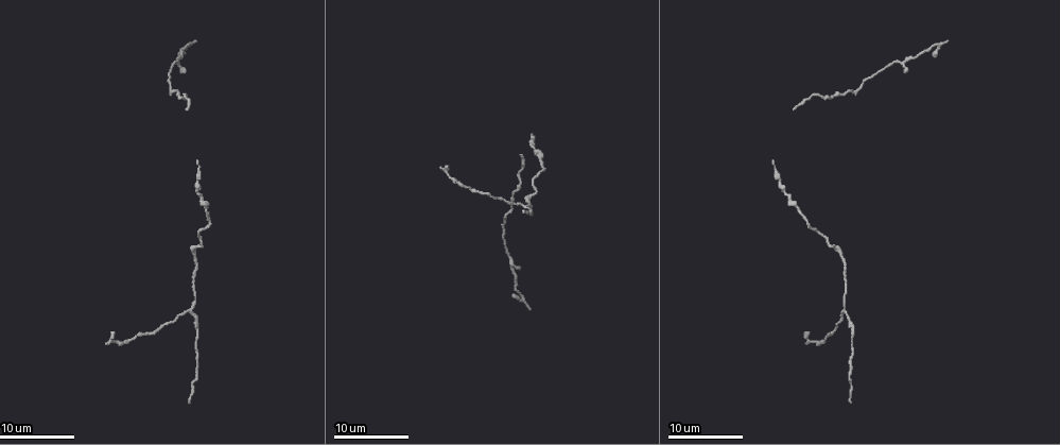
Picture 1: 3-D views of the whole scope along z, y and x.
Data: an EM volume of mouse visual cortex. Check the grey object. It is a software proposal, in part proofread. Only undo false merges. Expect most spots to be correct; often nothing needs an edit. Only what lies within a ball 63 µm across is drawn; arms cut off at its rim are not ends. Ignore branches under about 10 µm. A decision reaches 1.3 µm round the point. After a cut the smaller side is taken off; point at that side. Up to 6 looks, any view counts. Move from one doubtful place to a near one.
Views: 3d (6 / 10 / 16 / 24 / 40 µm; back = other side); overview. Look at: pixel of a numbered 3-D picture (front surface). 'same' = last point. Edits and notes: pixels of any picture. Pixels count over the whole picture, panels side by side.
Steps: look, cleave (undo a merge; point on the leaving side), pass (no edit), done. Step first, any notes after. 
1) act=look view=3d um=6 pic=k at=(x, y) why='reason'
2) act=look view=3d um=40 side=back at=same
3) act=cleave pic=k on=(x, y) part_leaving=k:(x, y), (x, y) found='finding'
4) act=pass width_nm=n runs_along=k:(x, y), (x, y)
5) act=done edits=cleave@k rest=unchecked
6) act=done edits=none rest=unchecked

act=look view=3d um=10 pic=1 at=(536, 190) why='calibre changes'

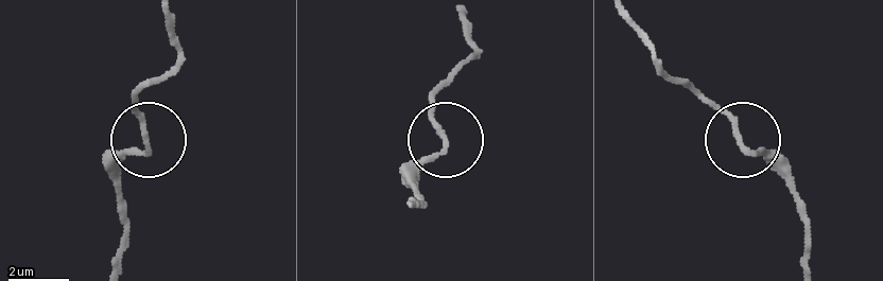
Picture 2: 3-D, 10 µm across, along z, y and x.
act=pass runs_along=2:(165, 9), (177, 62), (137, 100), (146, 145), (106, 165) found='all the same neuron'

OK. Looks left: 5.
act=look view=3d um=6 pic=1 at=(846, 312) why='branch point'

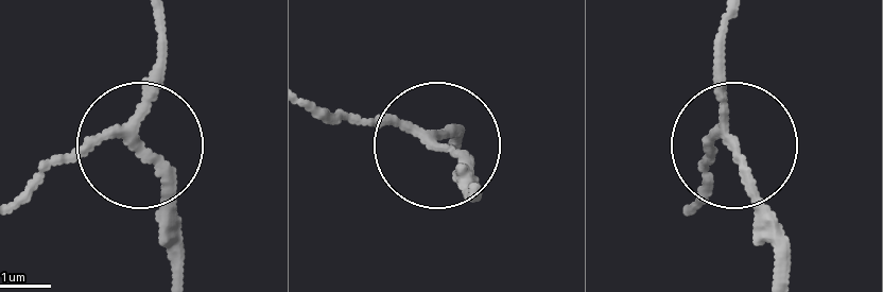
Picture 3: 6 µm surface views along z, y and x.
act=look view=3d um=6 side=back pic=3 at=(423, 136)

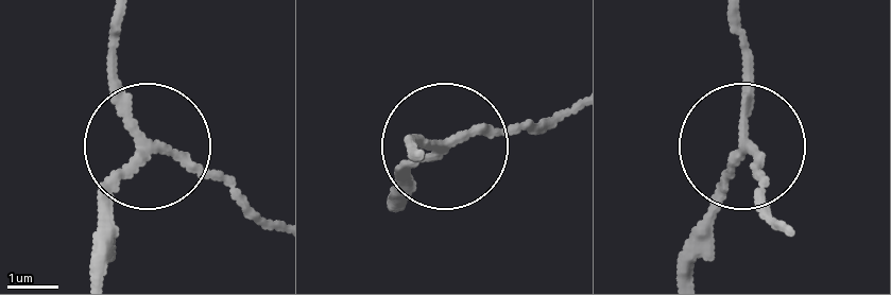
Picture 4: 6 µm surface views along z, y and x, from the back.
act=pass arms=3 found='all the same neuron'

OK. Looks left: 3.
act=look view=3d um=10 pic=1 at=(508, 256) why='calibre changes'

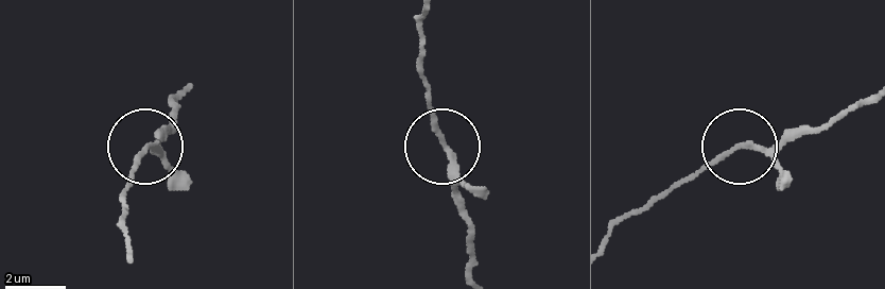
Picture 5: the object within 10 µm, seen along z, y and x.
act=look view=3d um=6 pic=5 at=(741, 148)

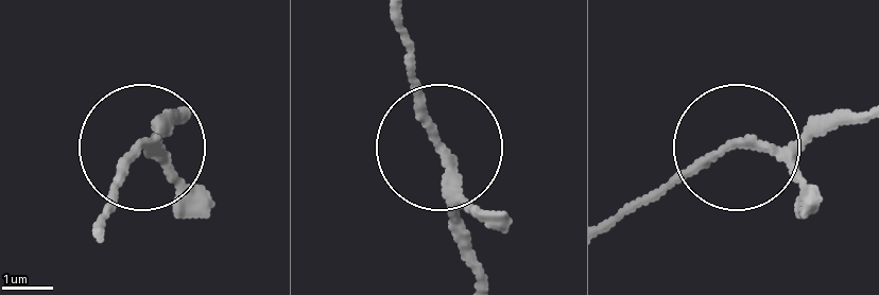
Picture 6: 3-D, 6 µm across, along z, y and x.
act=pass found='continuous, no second neuron'

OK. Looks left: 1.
act=done edits=none rest=unchecked

